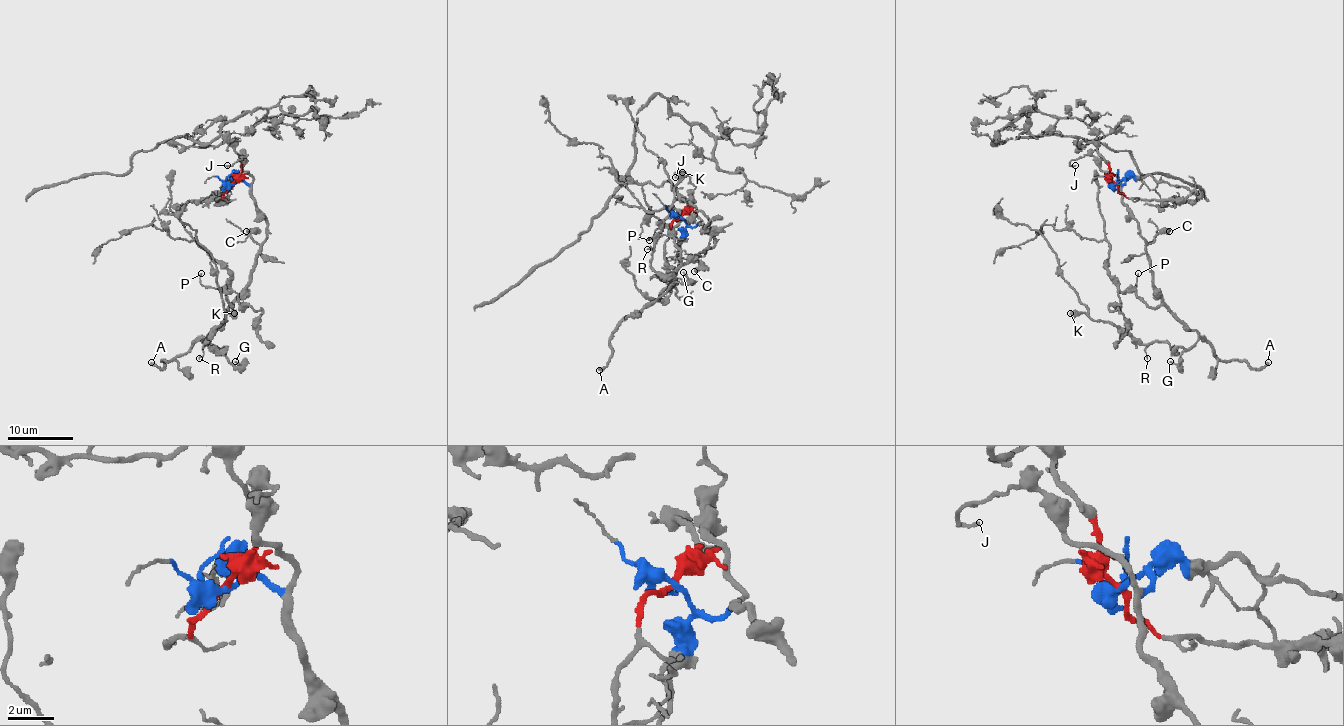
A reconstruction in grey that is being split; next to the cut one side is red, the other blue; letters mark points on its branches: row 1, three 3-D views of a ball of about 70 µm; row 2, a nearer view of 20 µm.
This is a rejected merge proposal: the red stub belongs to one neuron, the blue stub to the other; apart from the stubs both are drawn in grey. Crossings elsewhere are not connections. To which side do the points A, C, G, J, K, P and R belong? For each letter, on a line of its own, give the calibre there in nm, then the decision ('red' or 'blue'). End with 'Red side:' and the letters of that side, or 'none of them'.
A: 340 nm | blue
C: 420 nm | blue
G: 170 nm | blue
J: 110 nm | blue
K: 600 nm | blue
P: 120 nm | blue
R: 130 nm | blue
Red side: none of them

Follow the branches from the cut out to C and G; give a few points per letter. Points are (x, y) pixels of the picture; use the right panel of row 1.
C: (1115, 183), (1122, 179), (1125, 183), (1122, 202), (1146, 243), (1163, 230), (1169, 232)
G: (1115, 183), (1125, 183), (1122, 202), (1137, 222), (1153, 288), (1197, 337), (1181, 355), (1179, 366), (1169, 362)

